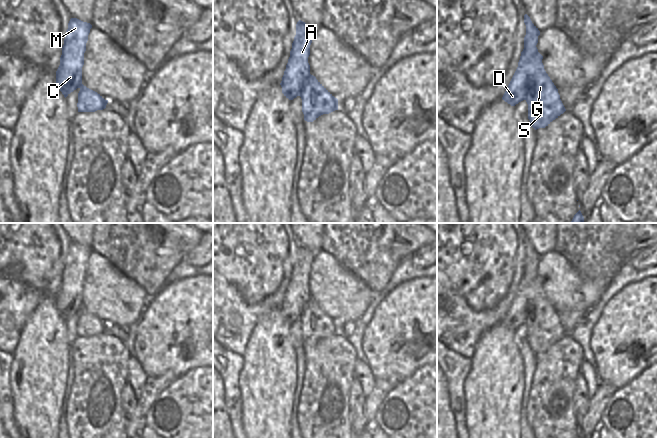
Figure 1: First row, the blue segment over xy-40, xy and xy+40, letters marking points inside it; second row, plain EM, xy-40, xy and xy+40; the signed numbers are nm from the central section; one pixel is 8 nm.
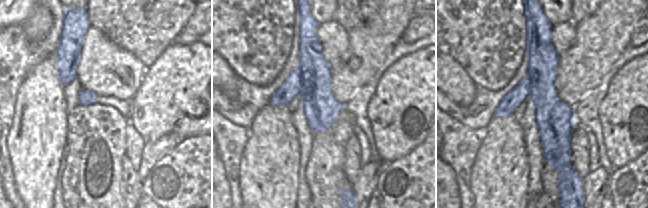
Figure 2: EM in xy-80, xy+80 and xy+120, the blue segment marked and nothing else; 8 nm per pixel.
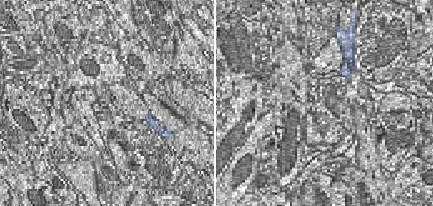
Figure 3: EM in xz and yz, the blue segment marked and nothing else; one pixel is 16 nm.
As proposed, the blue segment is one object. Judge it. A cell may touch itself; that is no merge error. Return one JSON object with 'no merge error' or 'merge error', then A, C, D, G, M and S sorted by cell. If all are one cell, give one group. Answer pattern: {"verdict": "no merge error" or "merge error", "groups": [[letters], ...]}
{"verdict": "merge error", "groups": [["A", "C", "D", "M"], ["G", "S"]]}

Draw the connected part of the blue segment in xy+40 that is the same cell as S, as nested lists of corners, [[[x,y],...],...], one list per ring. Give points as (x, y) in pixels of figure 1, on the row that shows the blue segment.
[[[538,52],[525,67],[528,73],[528,119],[535,130],[545,128],[566,111],[558,89],[544,69],[542,59]]]

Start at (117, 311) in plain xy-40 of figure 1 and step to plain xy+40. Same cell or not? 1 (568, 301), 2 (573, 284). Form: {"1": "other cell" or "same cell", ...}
{"1": "same cell", "2": "same cell"}

